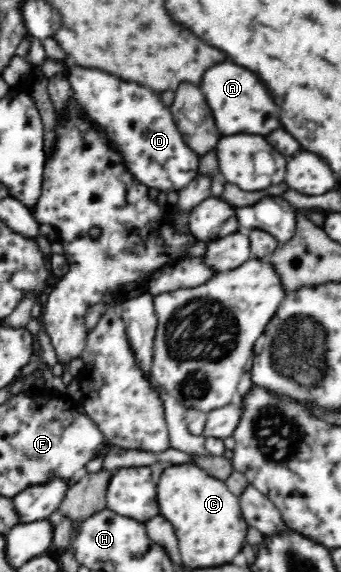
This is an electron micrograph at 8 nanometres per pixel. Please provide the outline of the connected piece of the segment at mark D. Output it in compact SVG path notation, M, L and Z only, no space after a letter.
M69 62L66 73L73 99L87 113L89 121L104 131L110 143L124 155L130 174L158 191L179 192L198 175L198 155L185 143L171 108L166 107L158 93L138 83L120 81L104 71L82 69Z

